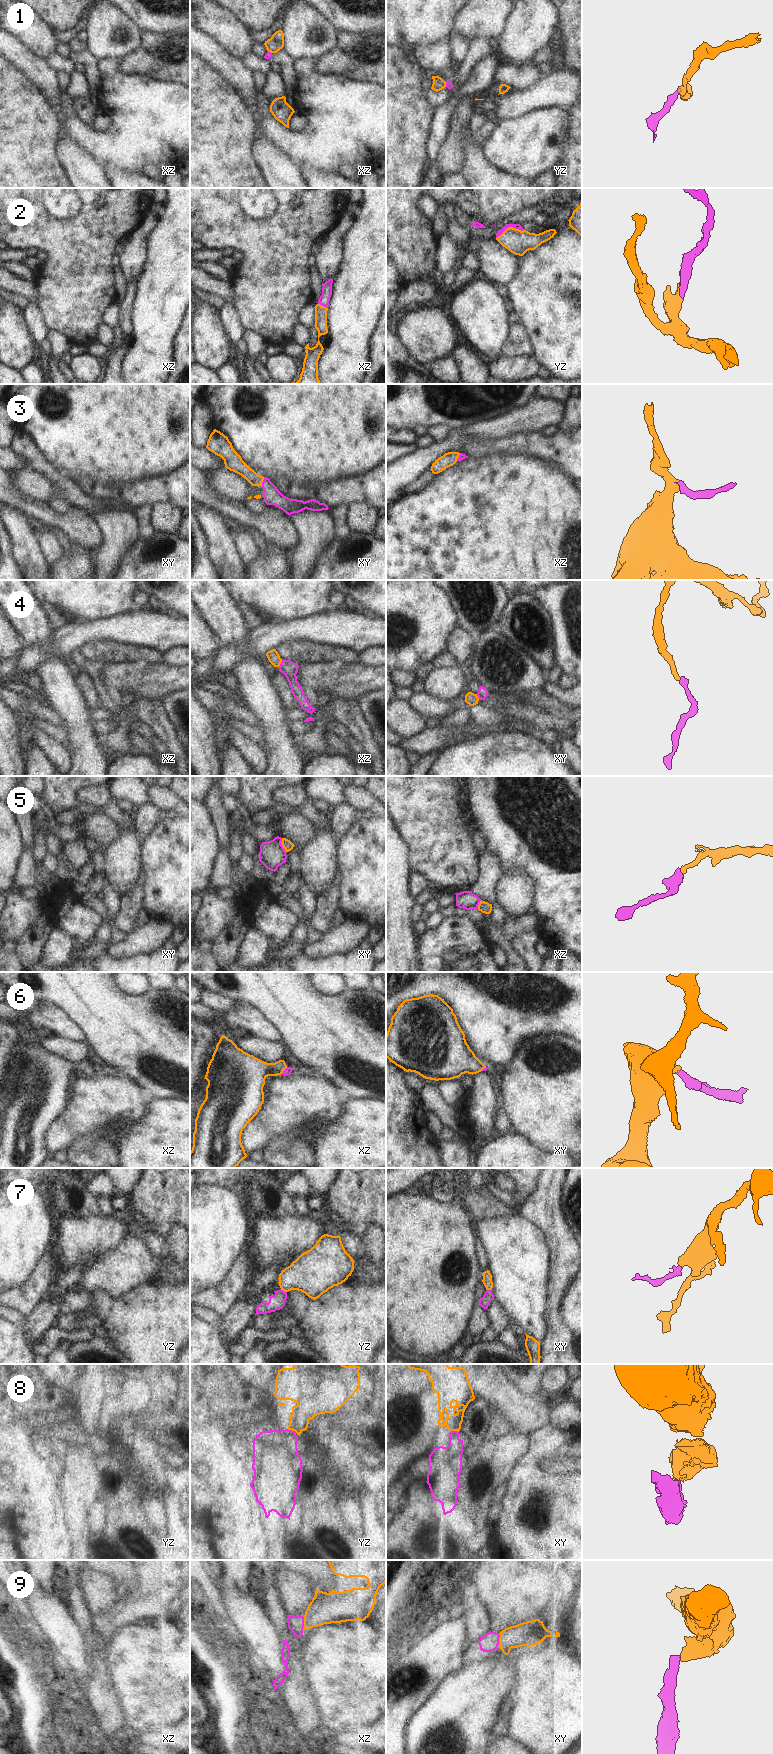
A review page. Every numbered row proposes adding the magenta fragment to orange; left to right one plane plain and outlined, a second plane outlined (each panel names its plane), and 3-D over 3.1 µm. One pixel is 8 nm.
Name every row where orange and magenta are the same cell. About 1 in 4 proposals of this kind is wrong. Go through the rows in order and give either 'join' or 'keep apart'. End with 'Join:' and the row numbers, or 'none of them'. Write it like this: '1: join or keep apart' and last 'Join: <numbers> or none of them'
1: keep apart
2: join
3: join
4: join
5: keep apart
6: join
7: join
8: join
9: join
Join: 2, 3, 4, 6, 7, 8, 9

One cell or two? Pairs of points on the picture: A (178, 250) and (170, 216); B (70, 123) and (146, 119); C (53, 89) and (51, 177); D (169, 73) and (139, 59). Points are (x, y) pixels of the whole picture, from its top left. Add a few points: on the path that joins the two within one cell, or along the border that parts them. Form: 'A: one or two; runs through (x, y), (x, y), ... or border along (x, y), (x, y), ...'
A: one; runs through (178, 242), (178, 224)
B: one; runs through (89, 138), (127, 138)
C: two; border along (27, 77), (43, 94)
D: one; runs through (162, 66), (155, 59), (146, 59)

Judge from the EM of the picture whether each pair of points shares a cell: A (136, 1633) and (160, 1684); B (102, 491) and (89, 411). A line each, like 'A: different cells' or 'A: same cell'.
A: same cell
B: different cells

